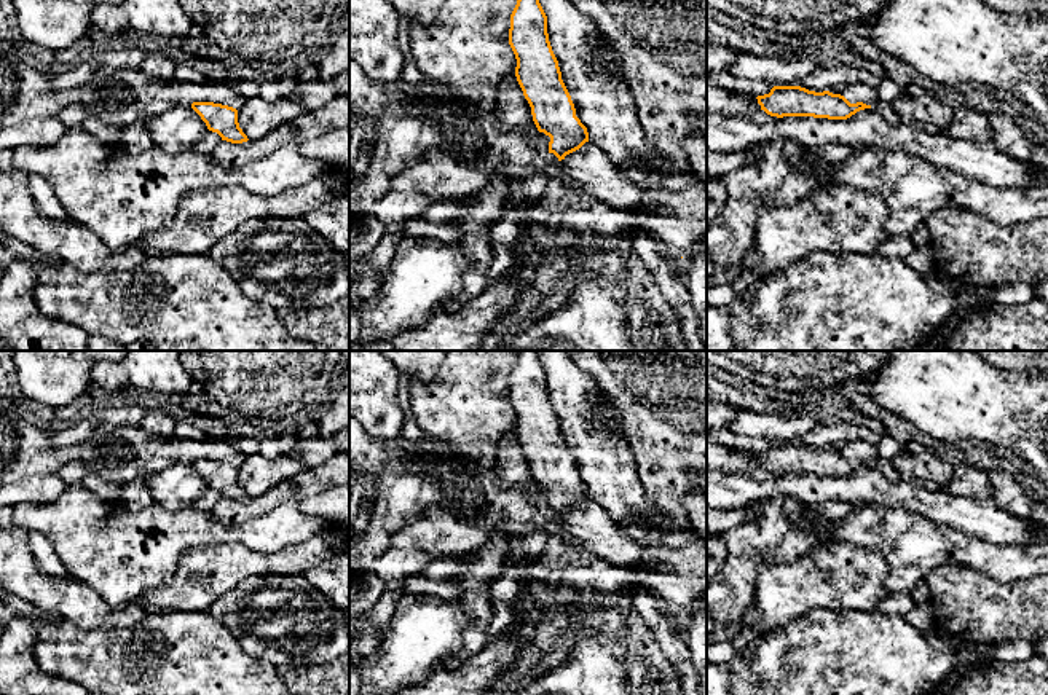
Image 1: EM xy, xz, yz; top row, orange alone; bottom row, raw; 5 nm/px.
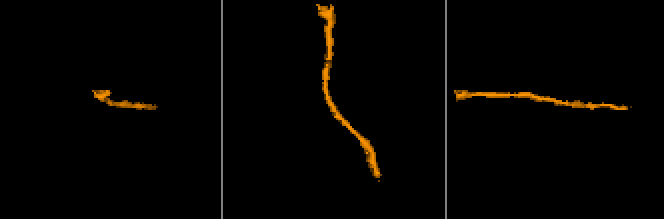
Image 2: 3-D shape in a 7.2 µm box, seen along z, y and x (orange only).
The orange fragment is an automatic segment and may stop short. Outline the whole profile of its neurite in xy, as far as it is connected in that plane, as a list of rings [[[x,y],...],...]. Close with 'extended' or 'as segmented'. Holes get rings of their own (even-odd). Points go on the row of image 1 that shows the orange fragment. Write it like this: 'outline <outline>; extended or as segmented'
outline [[[193,102],[191,108],[201,116],[207,129],[217,132],[222,140],[231,143],[249,140],[239,128],[236,108],[214,102]]]; as segmented

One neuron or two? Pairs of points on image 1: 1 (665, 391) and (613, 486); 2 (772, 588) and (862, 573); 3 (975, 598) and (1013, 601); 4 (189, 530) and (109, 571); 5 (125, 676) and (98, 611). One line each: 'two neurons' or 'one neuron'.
1: two neurons
2: one neuron
3: one neuron
4: one neuron
5: two neurons

